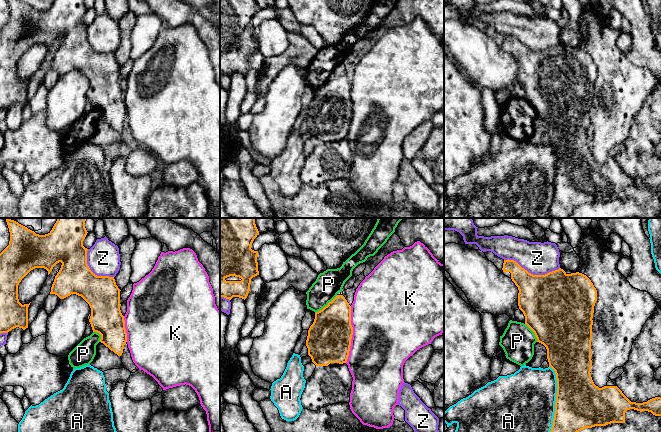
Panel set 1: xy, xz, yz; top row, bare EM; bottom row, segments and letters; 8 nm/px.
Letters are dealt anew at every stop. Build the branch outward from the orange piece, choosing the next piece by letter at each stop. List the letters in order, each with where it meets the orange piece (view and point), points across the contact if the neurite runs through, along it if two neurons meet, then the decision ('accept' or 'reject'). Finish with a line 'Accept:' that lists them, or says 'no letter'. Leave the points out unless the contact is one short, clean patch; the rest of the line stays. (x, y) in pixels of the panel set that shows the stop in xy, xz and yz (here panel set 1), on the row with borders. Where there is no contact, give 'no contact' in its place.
A: yz (556, 399) | reject
K: xz (352, 334) | reject
P: xz (327, 305) | along xz (337, 295), (315, 313) | reject
Z: yz (532, 274) | reject
Accept: no letter

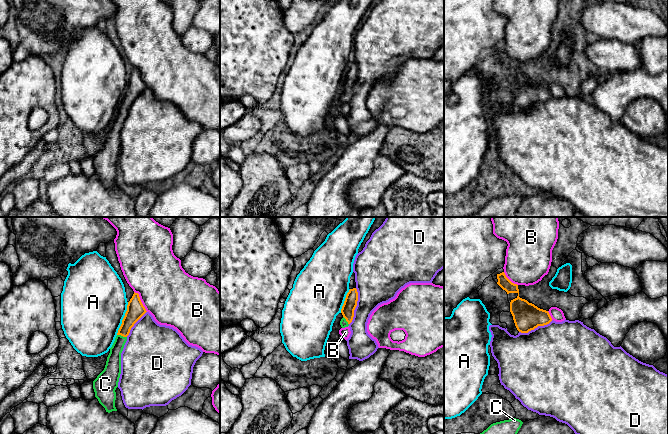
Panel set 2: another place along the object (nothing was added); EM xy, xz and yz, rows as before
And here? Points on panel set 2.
A: xy (123, 318) | along xy (128, 302), (125, 315), (116, 334) | reject
B: xy (140, 301) | reject
C: xy (122, 335) | across xy (135, 310), (122, 335), (115, 351), (113, 364) | accept
D: xz (356, 305) | reject
Accept: C

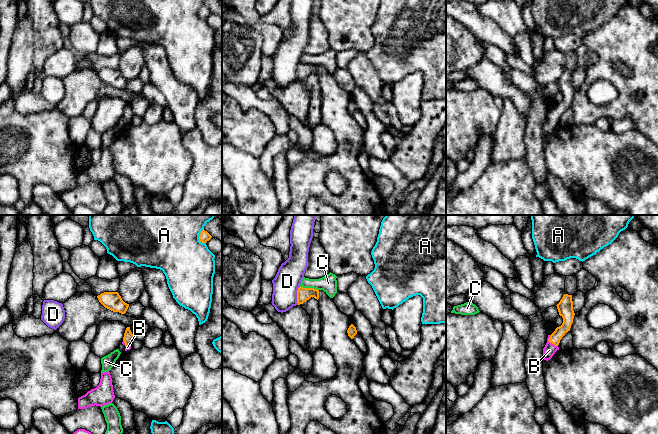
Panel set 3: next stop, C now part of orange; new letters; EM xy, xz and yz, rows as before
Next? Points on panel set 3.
A: xy (199, 238) | reject
B: yz (550, 342) | across yz (556, 336), (550, 342), (549, 350) | accept
C: xz (309, 288) | reject
D: xz (297, 295) | reject
Accept: B

